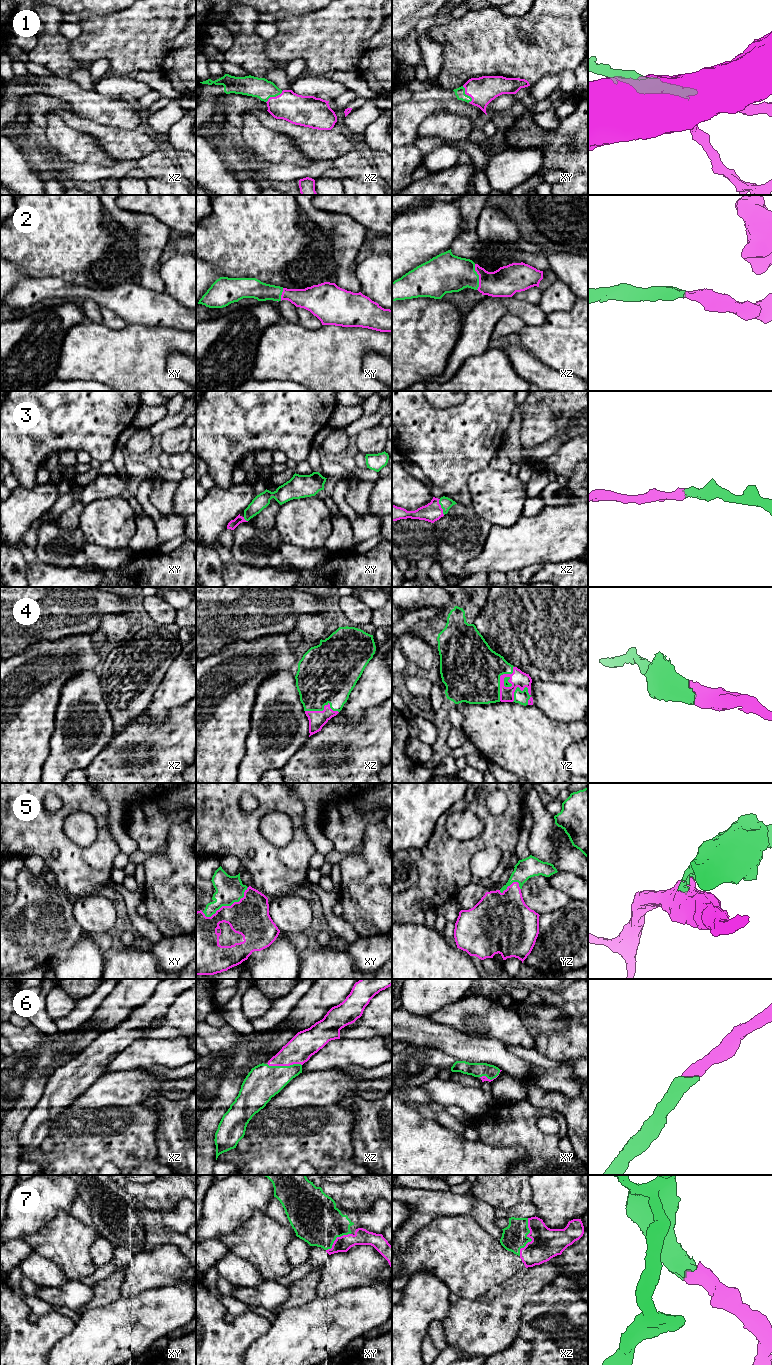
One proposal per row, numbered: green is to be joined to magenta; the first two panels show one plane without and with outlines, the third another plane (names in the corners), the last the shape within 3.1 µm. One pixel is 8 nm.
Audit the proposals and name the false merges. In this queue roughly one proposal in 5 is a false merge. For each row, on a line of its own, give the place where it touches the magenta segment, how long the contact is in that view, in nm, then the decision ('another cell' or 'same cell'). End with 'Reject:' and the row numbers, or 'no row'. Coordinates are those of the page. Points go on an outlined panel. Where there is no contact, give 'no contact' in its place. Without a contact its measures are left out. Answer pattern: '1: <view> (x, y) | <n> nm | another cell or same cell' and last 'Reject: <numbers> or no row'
1: xy (467, 94) | 150 nm | same cell
2: xz (479, 277) | 200 nm | same cell
3: xz (440, 507) | 130 nm | same cell
4: yz (528, 691) | 180 nm | same cell
5: xy (227, 906) | 420 nm | same cell
6: xz (284, 1065) | 280 nm | same cell
7: xz (530, 1237) | 320 nm | same cell
Reject: no row

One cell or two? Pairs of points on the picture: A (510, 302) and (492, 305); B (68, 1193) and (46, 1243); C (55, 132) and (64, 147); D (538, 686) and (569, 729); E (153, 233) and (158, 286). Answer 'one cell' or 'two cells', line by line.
A: two cells
B: two cells
C: one cell
D: two cells
E: one cell

